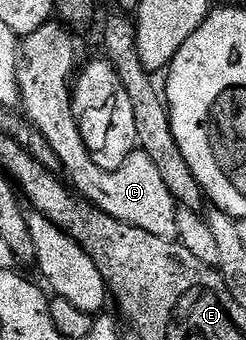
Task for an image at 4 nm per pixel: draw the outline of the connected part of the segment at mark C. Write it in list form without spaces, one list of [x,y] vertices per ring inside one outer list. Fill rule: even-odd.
[[[52,19],[46,25],[37,27],[37,31],[22,38],[17,54],[19,99],[26,120],[30,121],[37,131],[41,131],[41,135],[45,135],[49,147],[53,147],[53,155],[57,155],[59,169],[67,172],[66,180],[80,198],[88,202],[91,200],[90,204],[94,208],[121,223],[141,227],[141,231],[149,231],[149,235],[157,235],[157,239],[176,240],[179,235],[179,207],[169,187],[165,187],[165,182],[149,155],[141,151],[133,152],[117,171],[101,171],[101,167],[93,163],[71,110],[72,81],[76,72],[75,41],[71,36],[73,33],[68,26]]]

